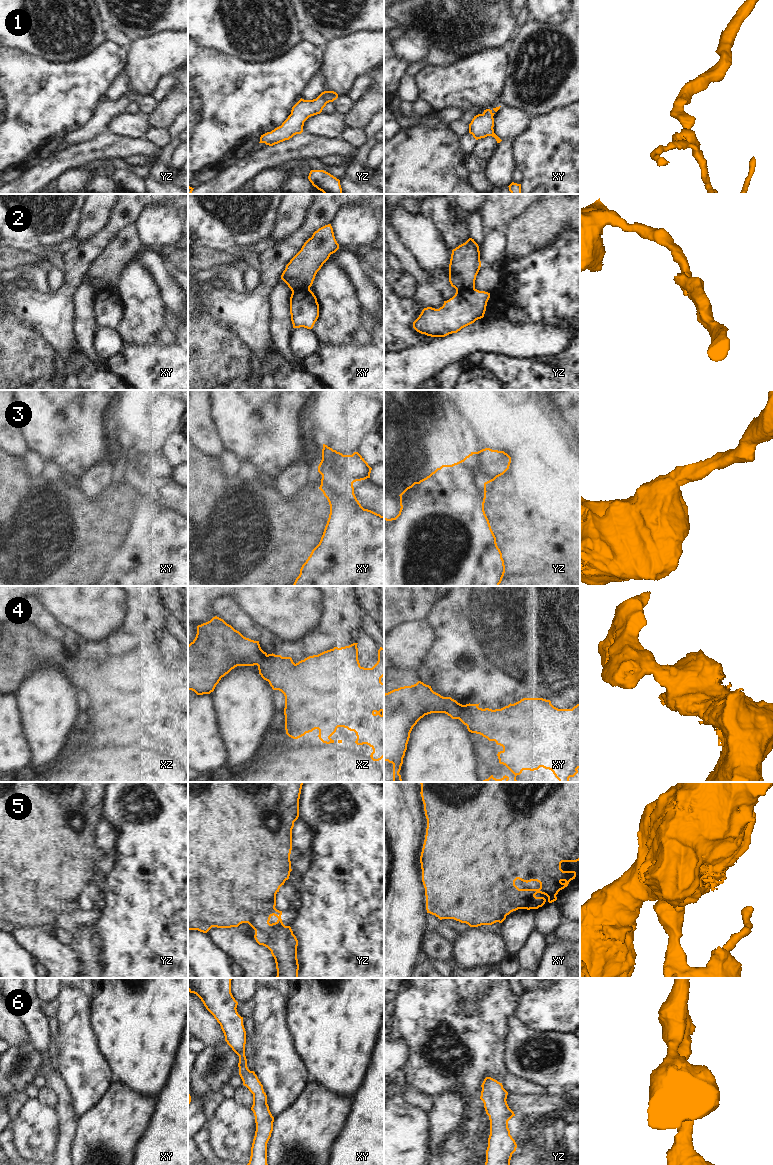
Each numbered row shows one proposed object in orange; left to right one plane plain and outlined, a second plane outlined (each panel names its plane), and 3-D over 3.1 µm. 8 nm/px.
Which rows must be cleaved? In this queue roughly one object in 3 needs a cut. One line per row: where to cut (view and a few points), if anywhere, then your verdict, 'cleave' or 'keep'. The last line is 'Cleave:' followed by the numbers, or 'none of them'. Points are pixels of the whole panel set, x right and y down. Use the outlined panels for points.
1: no cut; keep
2: cut in yz along (474, 288), (456, 291); cleave
3: no cut; keep
4: cut in xy along (462, 705), (458, 718); cleave
5: cut in yz along (274, 906), (266, 910), (257, 911), (248, 923); cleave
6: no cut; keep
Cleave: 2, 4, 5

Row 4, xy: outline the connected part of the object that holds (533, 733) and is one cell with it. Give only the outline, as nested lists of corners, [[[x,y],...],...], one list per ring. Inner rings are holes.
[[[523,698],[514,704],[510,703],[508,706],[495,710],[489,708],[479,708],[479,704],[469,703],[462,705],[459,720],[467,726],[469,732],[480,734],[489,741],[495,741],[497,745],[503,747],[503,750],[497,754],[499,763],[505,765],[515,775],[514,782],[519,782],[516,780],[516,776],[520,775],[523,770],[534,771],[538,770],[540,767],[551,770],[559,782],[569,782],[569,778],[574,777],[578,773],[577,769],[580,768],[580,703],[574,706],[572,709],[558,709],[551,704],[550,700],[543,698]]]

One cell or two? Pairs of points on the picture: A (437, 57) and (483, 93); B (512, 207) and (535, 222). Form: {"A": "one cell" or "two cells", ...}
{"A": "two cells", "B": "two cells"}

